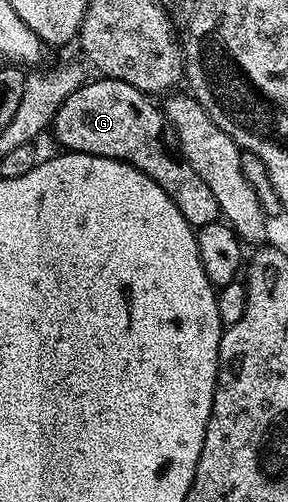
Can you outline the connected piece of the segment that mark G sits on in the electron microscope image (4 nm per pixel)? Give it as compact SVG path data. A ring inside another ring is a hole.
M95 77L92 81L84 82L82 87L77 88L72 95L65 97L65 101L57 109L53 132L55 139L60 143L62 150L67 153L78 153L81 155L96 155L97 157L109 157L110 159L122 159L123 162L141 169L143 175L153 177L165 193L181 209L181 217L189 221L189 225L196 229L216 222L220 218L217 197L213 197L213 192L209 190L209 185L201 181L201 176L195 172L193 165L189 165L186 159L174 146L166 143L169 124L164 108L159 107L154 98L147 92L129 85L125 81L117 81L106 77Z

